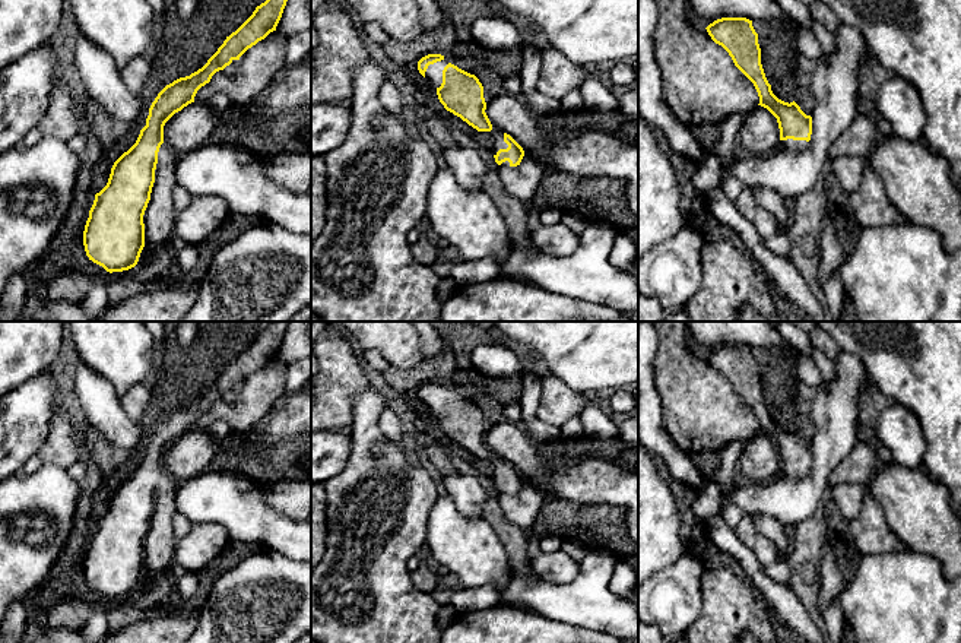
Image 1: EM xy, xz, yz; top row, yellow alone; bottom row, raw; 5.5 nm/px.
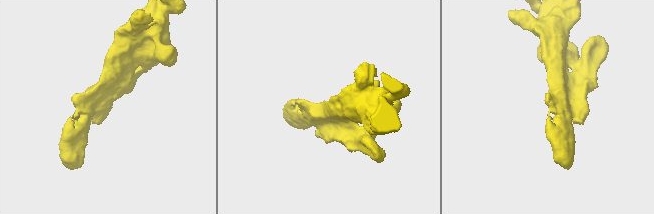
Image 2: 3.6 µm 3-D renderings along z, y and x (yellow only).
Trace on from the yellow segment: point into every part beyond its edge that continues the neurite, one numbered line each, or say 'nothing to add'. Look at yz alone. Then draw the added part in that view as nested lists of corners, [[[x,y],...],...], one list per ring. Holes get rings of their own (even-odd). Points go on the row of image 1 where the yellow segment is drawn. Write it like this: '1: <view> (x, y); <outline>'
1: yz (790, 145); [[[787,139],[787,140],[780,140],[777,145],[778,152],[802,152],[809,146],[809,142],[806,140],[793,140],[793,139]]]

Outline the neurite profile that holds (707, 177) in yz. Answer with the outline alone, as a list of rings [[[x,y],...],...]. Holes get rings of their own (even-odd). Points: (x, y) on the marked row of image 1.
[[[704,155],[698,162],[692,184],[701,194],[710,194],[720,187],[721,161],[714,155]]]

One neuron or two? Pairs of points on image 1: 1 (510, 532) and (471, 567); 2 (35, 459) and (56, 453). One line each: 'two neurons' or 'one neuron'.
1: two neurons
2: one neuron

